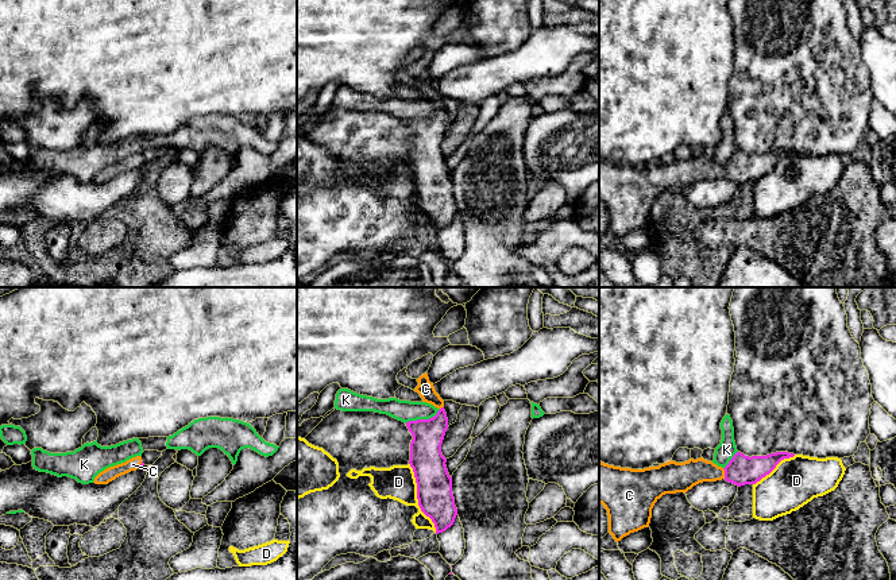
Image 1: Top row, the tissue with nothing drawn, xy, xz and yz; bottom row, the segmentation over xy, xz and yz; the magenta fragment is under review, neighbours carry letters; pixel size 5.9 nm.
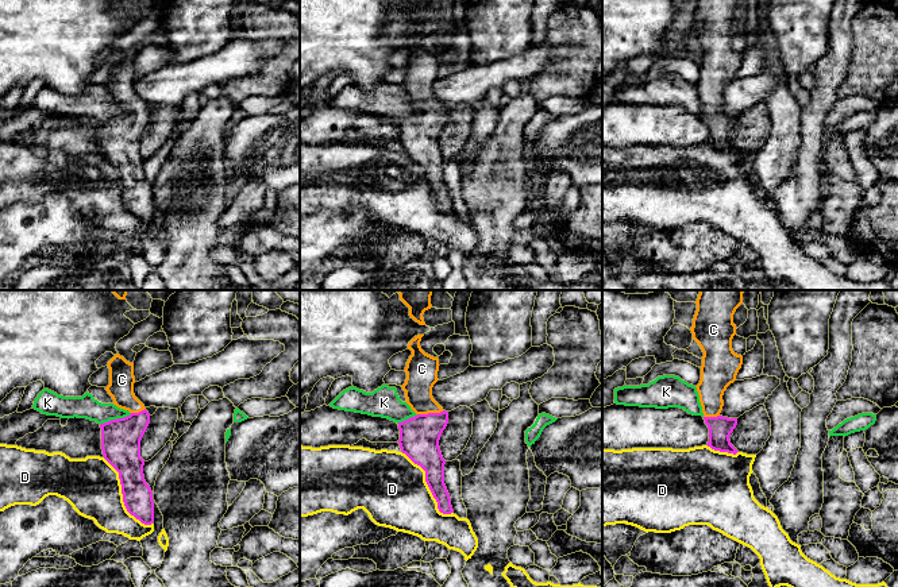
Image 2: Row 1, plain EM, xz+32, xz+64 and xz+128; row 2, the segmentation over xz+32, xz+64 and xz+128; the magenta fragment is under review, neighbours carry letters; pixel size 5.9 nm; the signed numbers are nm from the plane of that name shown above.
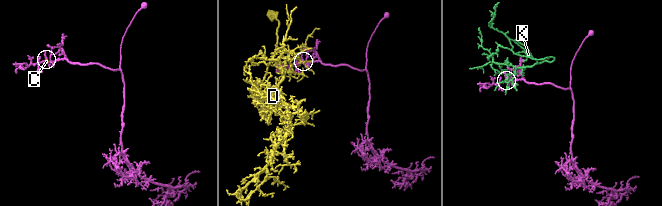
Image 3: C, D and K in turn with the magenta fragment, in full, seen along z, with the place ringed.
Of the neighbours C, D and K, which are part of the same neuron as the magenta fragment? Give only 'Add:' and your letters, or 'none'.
Add: C

